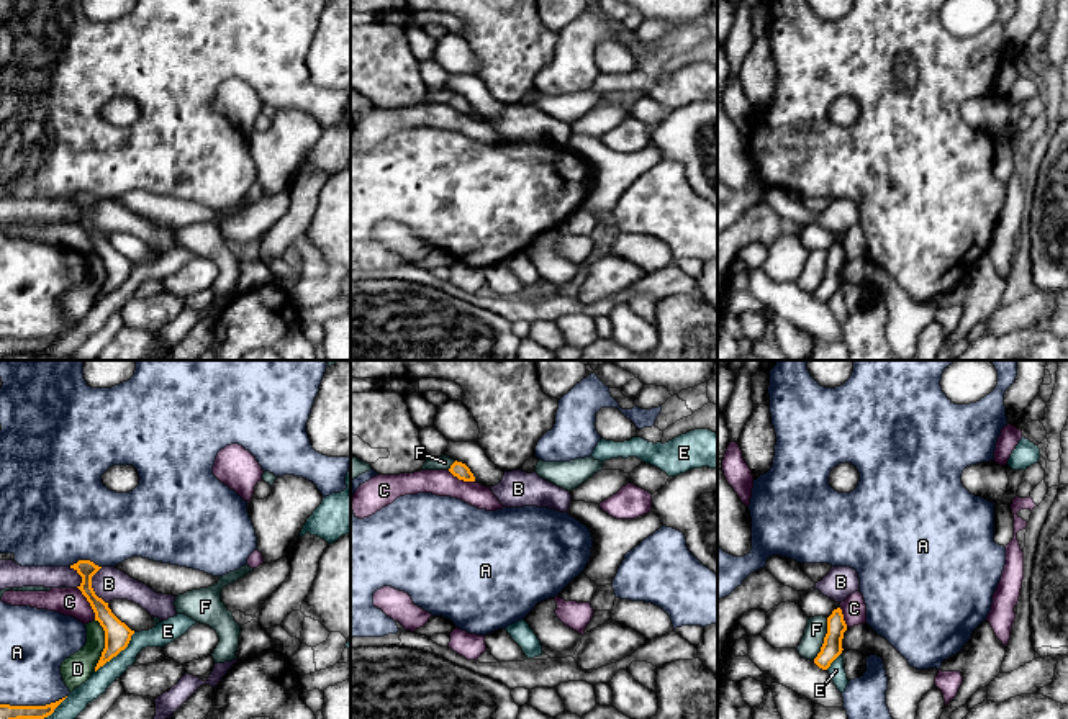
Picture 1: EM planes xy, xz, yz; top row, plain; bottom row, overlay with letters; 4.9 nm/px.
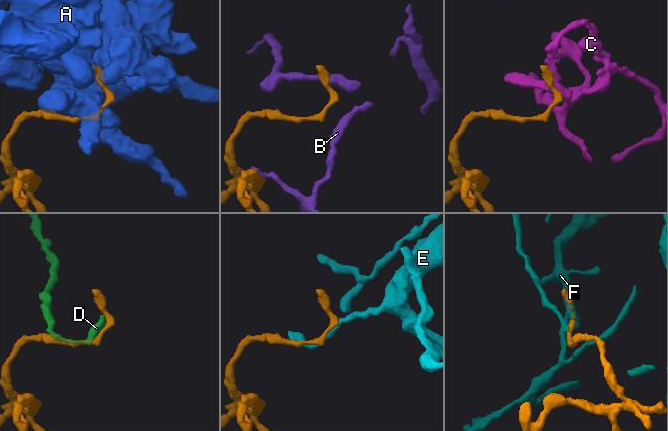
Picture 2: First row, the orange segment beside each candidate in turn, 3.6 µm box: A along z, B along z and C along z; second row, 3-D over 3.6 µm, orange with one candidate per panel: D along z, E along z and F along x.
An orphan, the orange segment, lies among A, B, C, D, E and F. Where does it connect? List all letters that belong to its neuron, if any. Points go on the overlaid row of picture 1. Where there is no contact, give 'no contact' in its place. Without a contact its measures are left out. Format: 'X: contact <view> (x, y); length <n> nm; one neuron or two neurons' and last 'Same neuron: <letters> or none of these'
A: contact xy (85, 560); length 160 nm; two neurons
B: contact xy (90, 587); length 190 nm; two neurons
C: contact xy (89, 601); length 190 nm; one neuron
D: contact xy (105, 646); length 260 nm; two neurons
E: contact xy (117, 654); length 280 nm; two neurons
F: contact yz (824, 639); length 220 nm; two neurons
Same neuron: C

